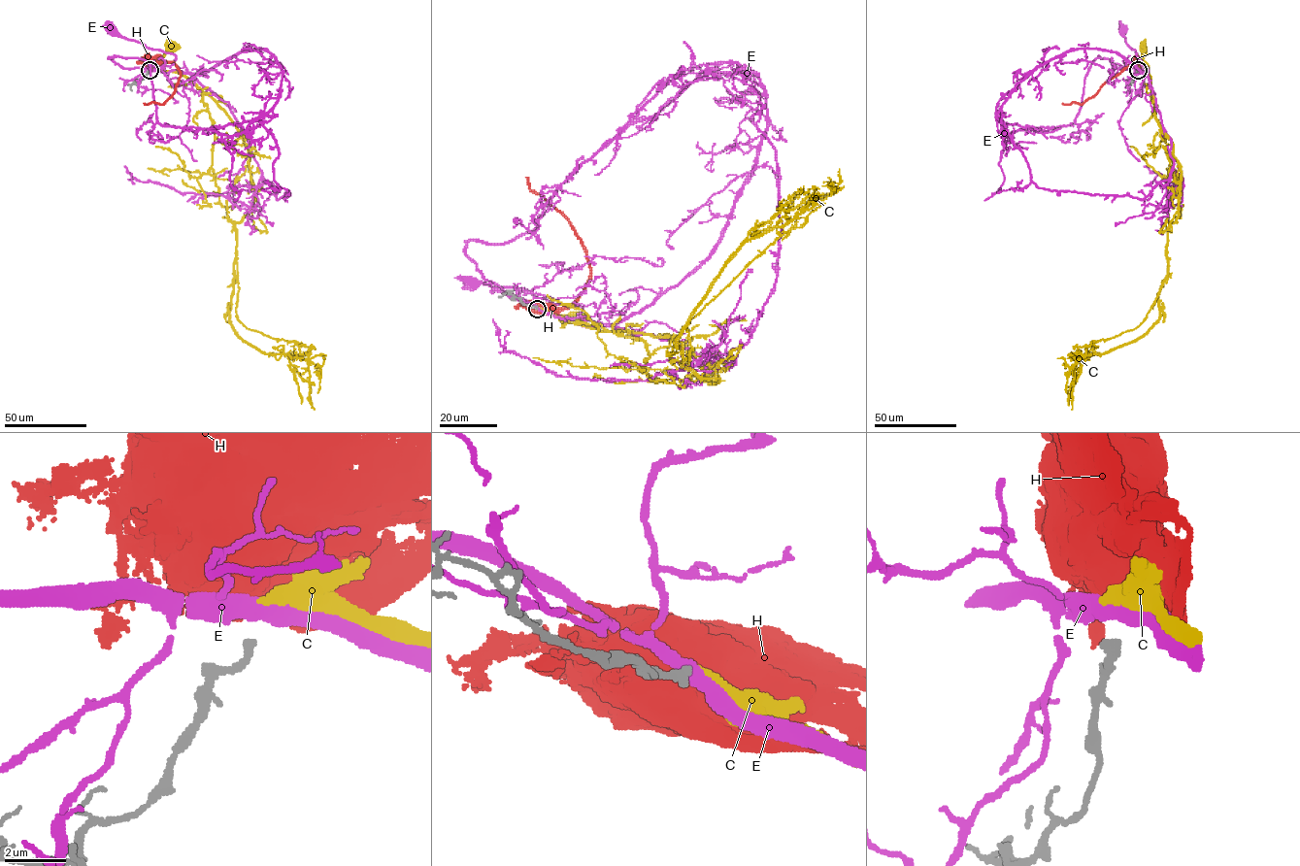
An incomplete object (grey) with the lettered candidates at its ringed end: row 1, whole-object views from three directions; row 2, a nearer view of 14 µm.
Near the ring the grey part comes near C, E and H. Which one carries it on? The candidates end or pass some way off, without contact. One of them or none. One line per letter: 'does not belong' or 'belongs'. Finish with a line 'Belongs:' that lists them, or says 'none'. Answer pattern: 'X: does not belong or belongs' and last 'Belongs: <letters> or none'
C: does not belong
E: does not belong
H: does not belong
Belongs: none

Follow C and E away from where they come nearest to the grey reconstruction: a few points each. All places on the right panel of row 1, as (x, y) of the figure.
C: (1137, 68), (1148, 70), (1142, 58), (1143, 47)
E: (1138, 69), (1144, 71), (1148, 68), (1126, 43), (1123, 30)

